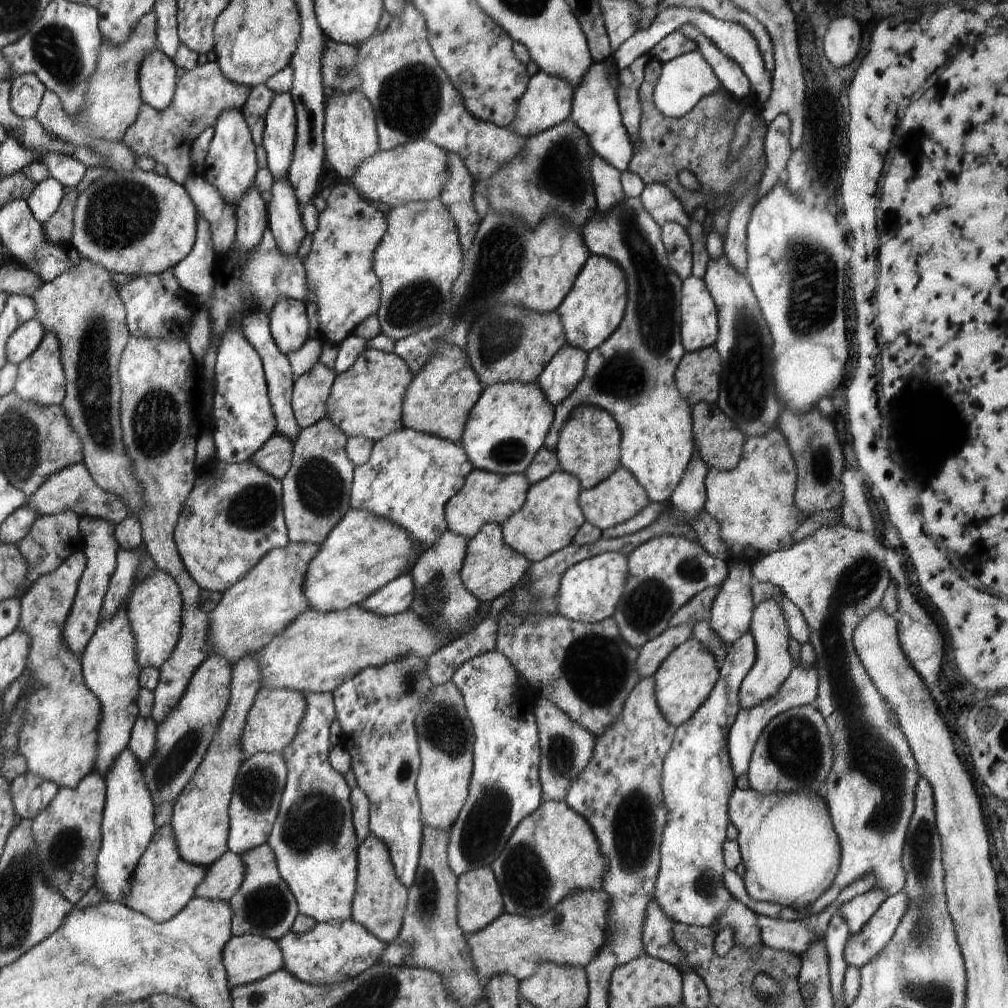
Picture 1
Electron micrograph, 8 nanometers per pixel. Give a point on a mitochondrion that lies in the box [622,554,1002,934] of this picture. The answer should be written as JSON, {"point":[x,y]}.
{"point":[793,746]}

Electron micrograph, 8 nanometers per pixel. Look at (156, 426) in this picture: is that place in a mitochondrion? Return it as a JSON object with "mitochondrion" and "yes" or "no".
{"mitochondrion":"yes"}

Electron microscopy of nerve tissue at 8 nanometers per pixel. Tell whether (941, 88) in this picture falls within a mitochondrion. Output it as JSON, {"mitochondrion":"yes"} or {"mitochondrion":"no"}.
{"mitochondrion":"no"}

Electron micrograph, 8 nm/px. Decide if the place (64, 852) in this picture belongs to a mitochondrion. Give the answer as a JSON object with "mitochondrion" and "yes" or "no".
{"mitochondrion":"yes"}

